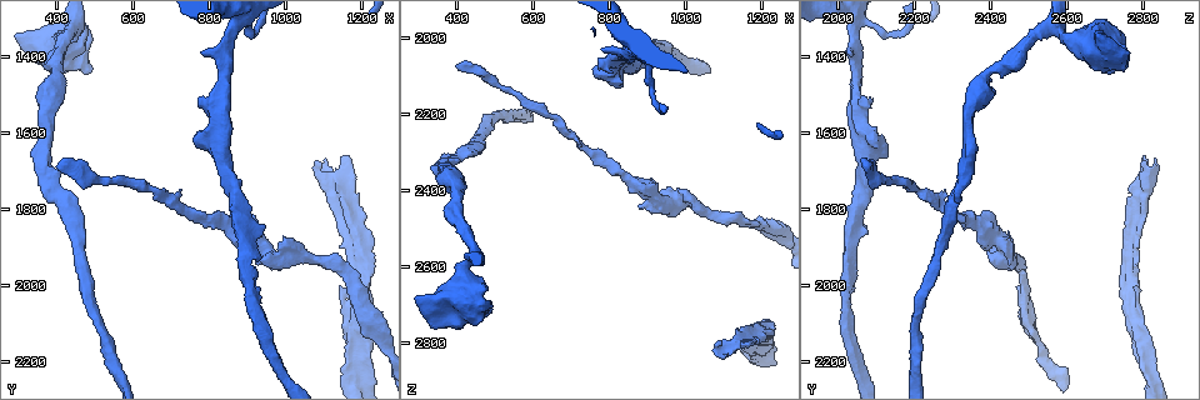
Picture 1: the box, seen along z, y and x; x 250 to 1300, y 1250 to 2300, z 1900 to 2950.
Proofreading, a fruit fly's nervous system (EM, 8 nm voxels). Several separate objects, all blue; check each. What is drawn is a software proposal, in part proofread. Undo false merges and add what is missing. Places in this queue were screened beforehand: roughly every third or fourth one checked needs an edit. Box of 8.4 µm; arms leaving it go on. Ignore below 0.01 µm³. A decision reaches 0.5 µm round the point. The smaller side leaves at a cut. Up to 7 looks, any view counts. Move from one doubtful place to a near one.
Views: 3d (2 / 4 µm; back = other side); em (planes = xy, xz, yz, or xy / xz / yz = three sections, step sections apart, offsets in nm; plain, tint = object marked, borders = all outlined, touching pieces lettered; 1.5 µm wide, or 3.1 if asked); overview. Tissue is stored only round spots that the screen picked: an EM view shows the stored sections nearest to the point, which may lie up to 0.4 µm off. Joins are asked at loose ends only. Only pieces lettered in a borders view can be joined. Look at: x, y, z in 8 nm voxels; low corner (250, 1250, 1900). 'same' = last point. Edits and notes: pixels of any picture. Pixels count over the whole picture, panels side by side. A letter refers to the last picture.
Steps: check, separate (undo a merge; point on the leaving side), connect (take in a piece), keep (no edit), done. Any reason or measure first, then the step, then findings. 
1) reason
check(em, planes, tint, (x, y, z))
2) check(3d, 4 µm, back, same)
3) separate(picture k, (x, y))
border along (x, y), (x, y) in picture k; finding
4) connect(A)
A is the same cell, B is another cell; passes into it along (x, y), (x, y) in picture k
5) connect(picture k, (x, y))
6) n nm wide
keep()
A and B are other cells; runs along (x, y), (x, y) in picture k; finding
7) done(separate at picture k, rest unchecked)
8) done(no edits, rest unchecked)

free end
check(3d, 2 µm, (995, 1865, 2415))

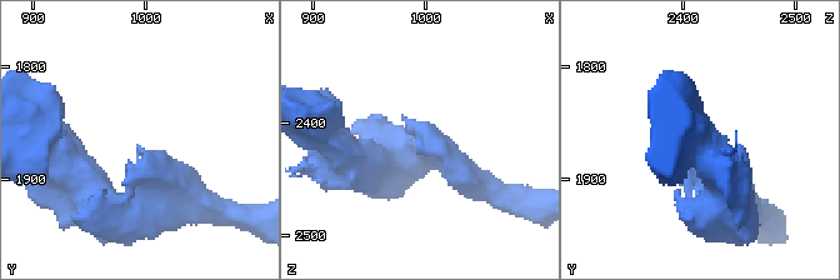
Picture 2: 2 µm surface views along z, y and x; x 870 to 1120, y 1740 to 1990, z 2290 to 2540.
shape alone is not enough
check(em, yz, step 8, borders, (990, 1868, 2418))

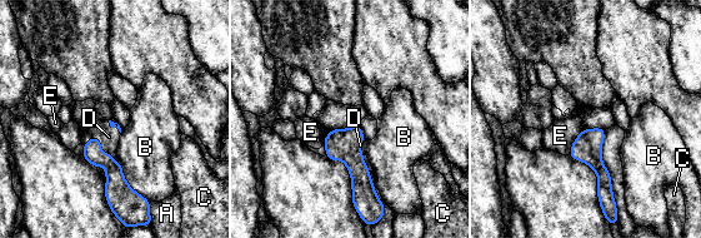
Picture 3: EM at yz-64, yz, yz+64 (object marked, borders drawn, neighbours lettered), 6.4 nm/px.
connect(D)
D is the same cell, A, B, C and E are other cells; passes into it along (115, 181), (100, 145), (109, 137) in picture 3; it goes on there

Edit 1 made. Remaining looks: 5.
check(3d, 4 µm, (490, 1430, 2715))

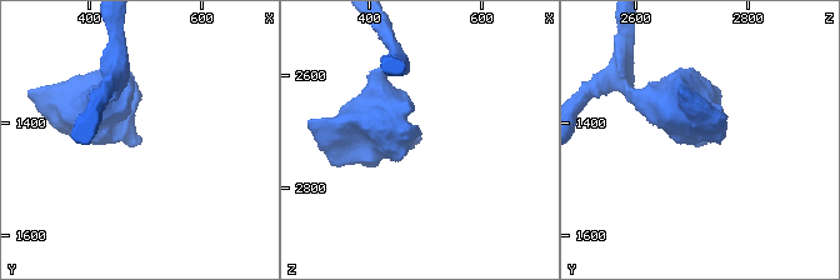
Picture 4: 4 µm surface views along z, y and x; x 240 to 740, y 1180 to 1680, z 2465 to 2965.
check(em, planes, plain, (490, 1430, 2710))

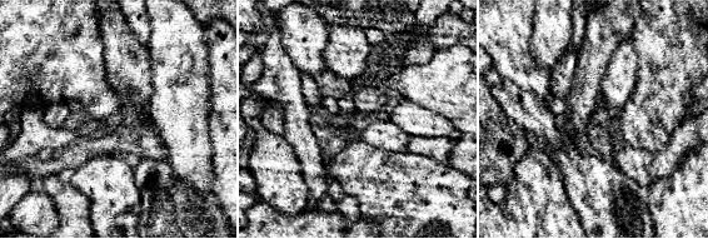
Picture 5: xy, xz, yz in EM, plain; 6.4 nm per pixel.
check(em, planes, borders, same)

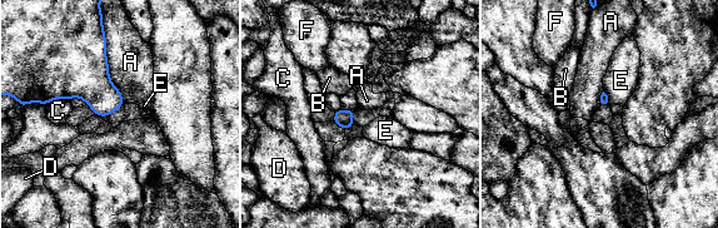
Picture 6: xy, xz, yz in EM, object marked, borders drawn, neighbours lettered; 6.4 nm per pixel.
keep()
A, B, C, D, E and F are other cells; border along (101, 13), (108, 74), (124, 102) in picture 6; no lettered piece goes on from it

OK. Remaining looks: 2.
free end
check(3d, 2 µm, (780, 1510, 2060))

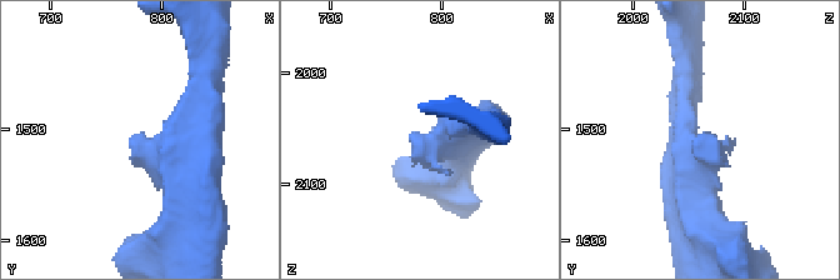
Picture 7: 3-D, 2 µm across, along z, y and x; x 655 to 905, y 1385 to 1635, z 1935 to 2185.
arms of 220, 300 nm
check(em, planes, borders, (776, 1508, 2064))

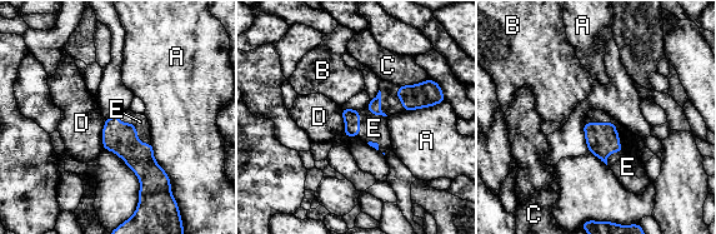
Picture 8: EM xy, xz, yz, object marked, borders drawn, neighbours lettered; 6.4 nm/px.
110 nm wide
connect(E)
E is the same cell, A, B, C and D are other cells; it goes on there

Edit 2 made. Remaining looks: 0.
done(connect at picture 3, connect at picture 8, rest unchecked)

